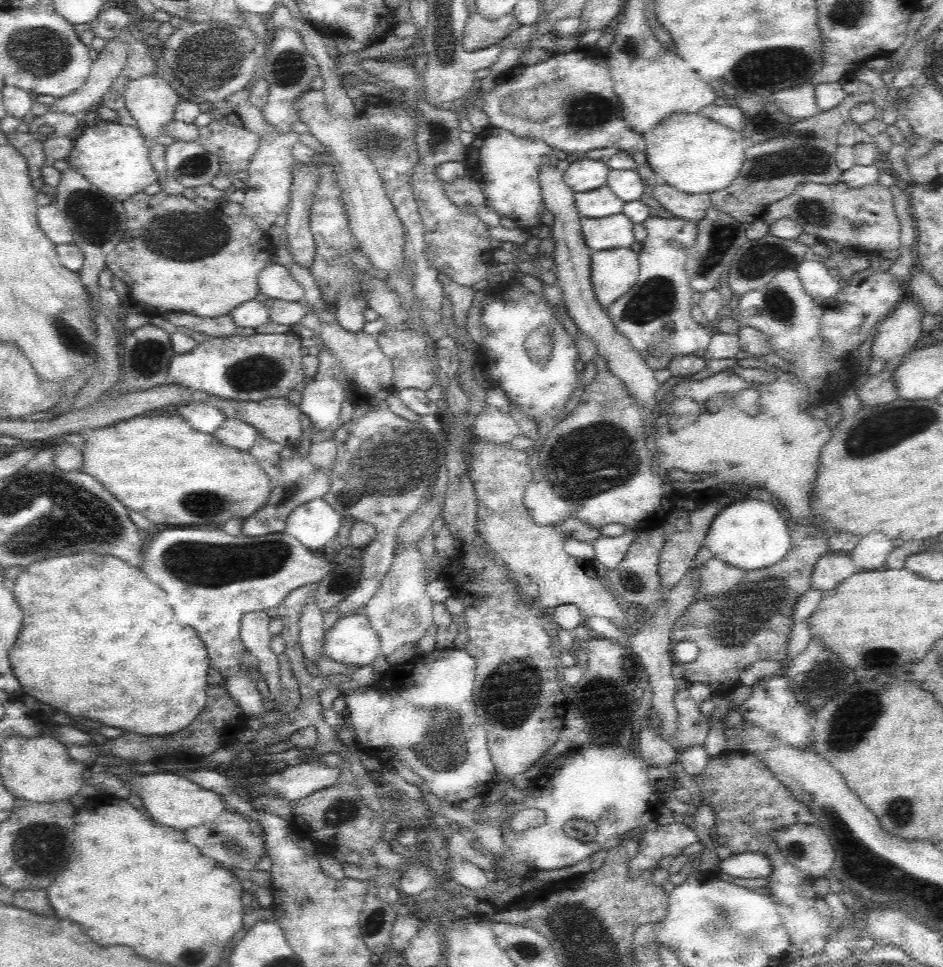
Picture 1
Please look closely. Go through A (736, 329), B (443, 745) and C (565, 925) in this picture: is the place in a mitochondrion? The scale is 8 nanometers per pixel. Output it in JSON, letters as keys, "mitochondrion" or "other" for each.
{"A":"other","B":"mitochondrion","C":"mitochondrion"}

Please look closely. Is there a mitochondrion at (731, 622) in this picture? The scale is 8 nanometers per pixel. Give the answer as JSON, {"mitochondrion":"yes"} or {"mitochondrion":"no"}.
{"mitochondrion":"yes"}

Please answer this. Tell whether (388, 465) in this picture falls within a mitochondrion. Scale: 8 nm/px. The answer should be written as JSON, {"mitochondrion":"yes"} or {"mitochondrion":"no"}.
{"mitochondrion":"yes"}

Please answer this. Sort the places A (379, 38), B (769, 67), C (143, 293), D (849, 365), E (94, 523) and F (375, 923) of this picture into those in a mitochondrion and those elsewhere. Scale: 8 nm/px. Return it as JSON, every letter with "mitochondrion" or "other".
{"A":"other","B":"mitochondrion","C":"other","D":"other","E":"mitochondrion","F":"mitochondrion"}

